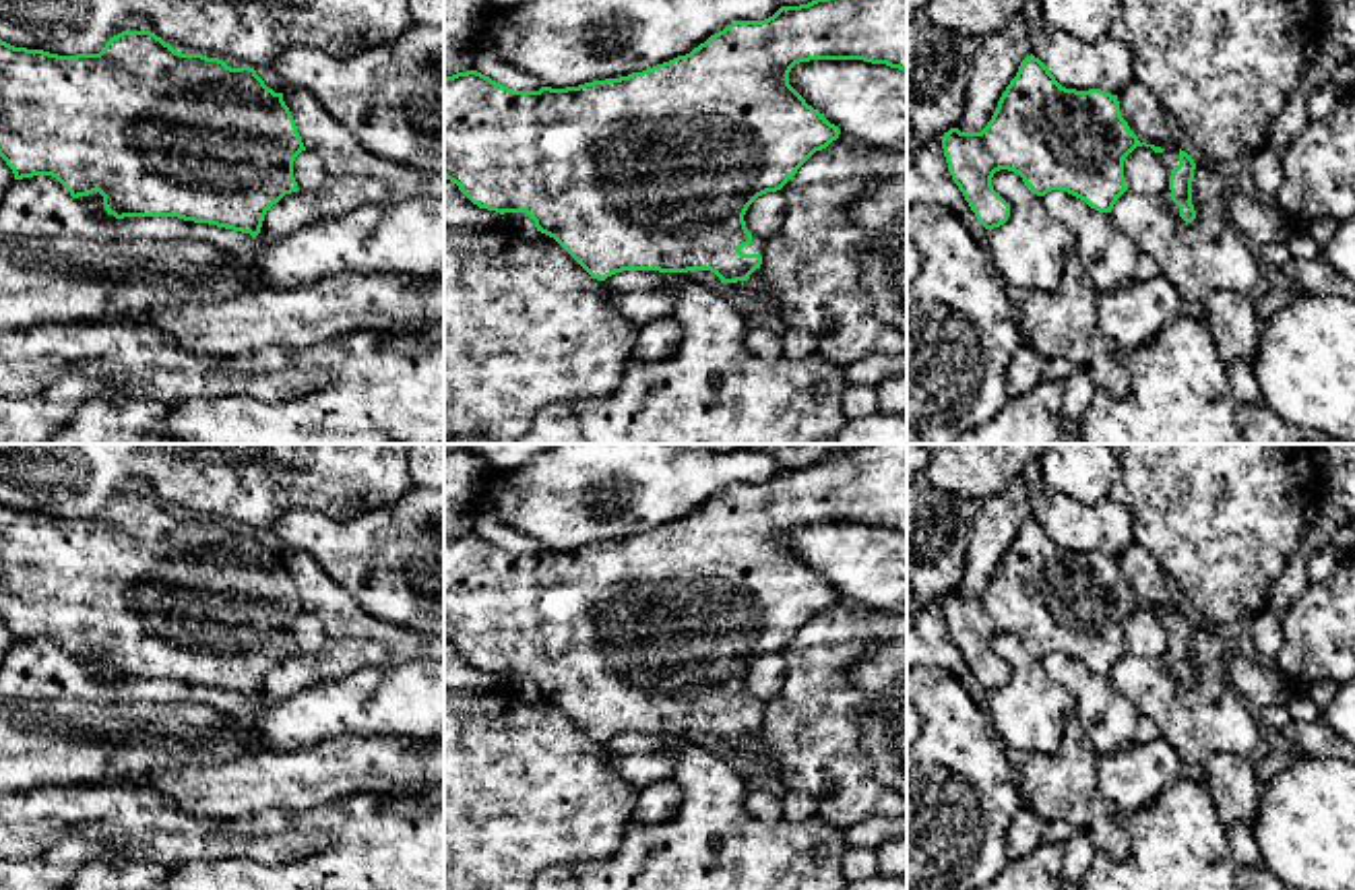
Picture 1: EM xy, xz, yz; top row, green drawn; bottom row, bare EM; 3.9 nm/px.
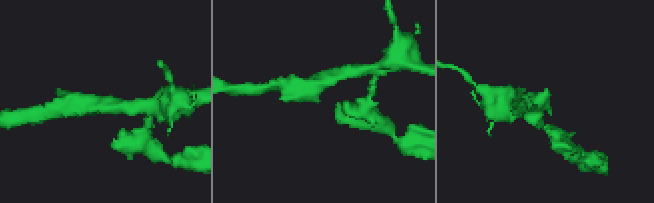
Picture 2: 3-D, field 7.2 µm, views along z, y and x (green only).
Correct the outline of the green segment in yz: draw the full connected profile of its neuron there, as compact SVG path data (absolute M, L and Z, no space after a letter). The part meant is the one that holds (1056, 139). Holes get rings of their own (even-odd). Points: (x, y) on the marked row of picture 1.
M1033 54L1020 62L981 132L950 128L942 136L948 171L985 229L1000 227L1010 217L1010 204L991 186L996 171L1018 173L1037 196L1064 190L1099 213L1111 213L1117 198L1128 190L1124 159L1142 145L1155 153L1165 151L1138 140L1122 118L1117 95L1101 89L1066 89Z

